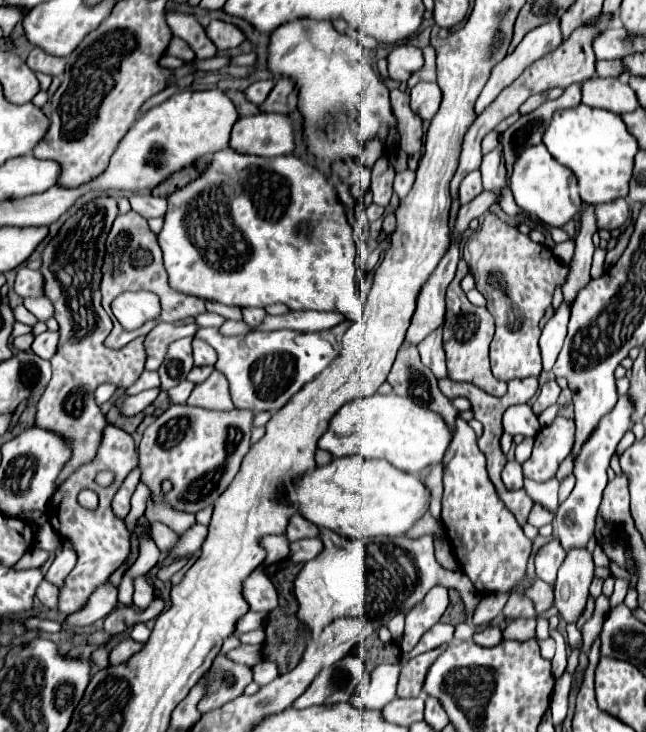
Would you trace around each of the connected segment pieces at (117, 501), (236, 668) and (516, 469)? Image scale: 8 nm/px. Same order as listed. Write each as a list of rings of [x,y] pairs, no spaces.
[[[139,466],[137,468],[133,468],[131,472],[129,472],[129,476],[125,478],[125,482],[121,484],[121,488],[117,490],[117,494],[115,494],[115,498],[113,498],[113,510],[115,510],[115,514],[117,516],[127,516],[129,514],[129,508],[131,508],[131,496],[133,496],[133,492],[135,492],[135,486],[139,484]]]
[[[217,656],[211,666],[211,686],[209,694],[199,702],[199,712],[211,712],[225,706],[243,694],[243,690],[253,682],[253,672],[249,666],[235,664],[225,656]]]
[[[515,460],[507,462],[507,466],[503,468],[503,484],[507,486],[507,490],[523,488],[523,472],[521,472],[519,462],[515,462]]]

